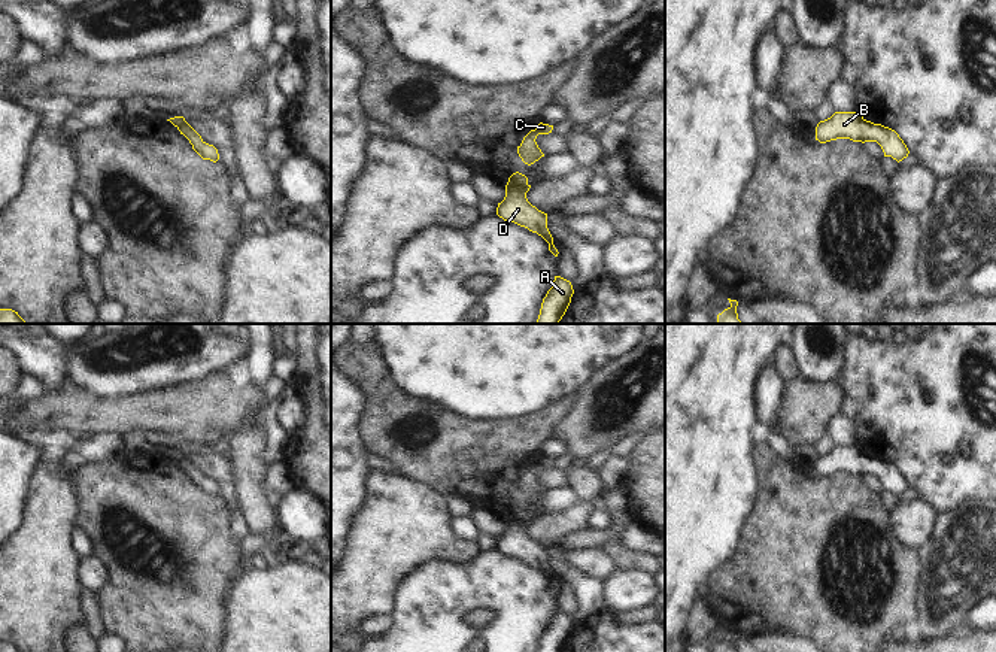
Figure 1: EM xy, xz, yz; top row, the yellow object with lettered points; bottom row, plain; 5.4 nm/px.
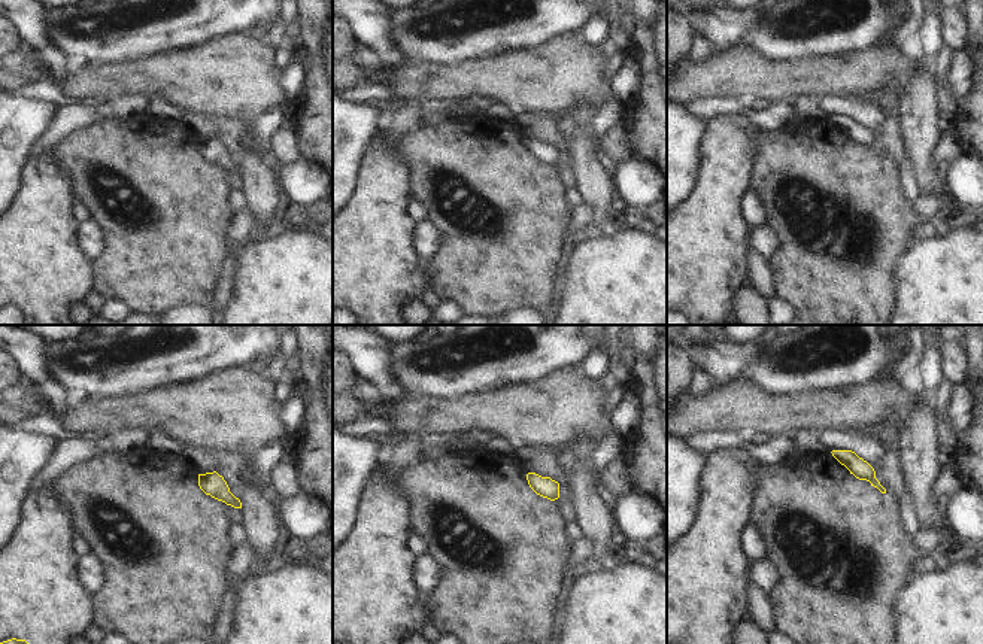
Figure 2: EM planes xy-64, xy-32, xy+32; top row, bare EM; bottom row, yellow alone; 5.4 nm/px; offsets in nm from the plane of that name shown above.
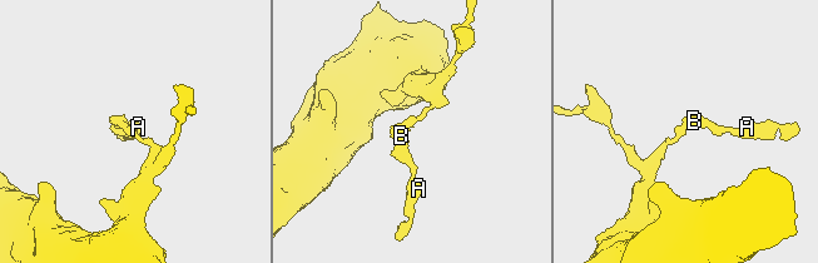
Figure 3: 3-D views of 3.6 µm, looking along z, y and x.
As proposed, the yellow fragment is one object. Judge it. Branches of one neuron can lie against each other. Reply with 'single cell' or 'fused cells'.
single cell

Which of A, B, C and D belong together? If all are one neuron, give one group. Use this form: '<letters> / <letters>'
A B C D

